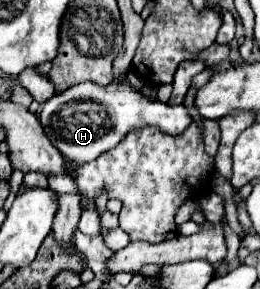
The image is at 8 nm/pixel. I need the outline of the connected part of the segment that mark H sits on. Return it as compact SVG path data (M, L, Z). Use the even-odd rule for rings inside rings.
M129 72L123 74L123 80L113 80L111 84L107 84L107 88L83 82L79 86L67 88L67 92L55 94L43 104L39 118L45 134L49 136L53 146L63 152L65 158L77 164L85 164L95 160L99 154L115 148L135 128L157 126L161 132L177 136L191 124L191 116L183 104L173 106L167 102L151 100L129 84L127 74Z

